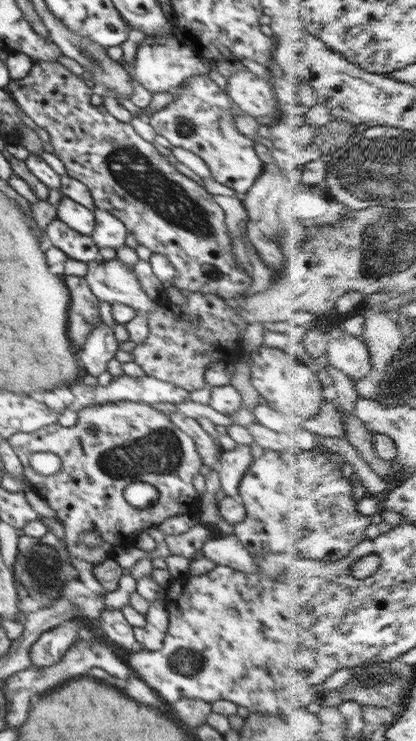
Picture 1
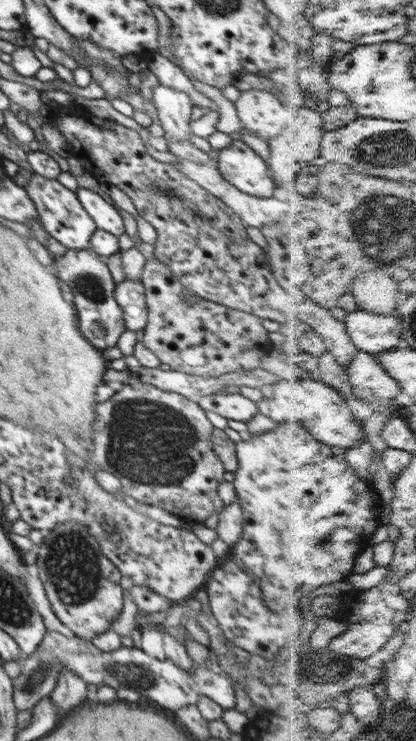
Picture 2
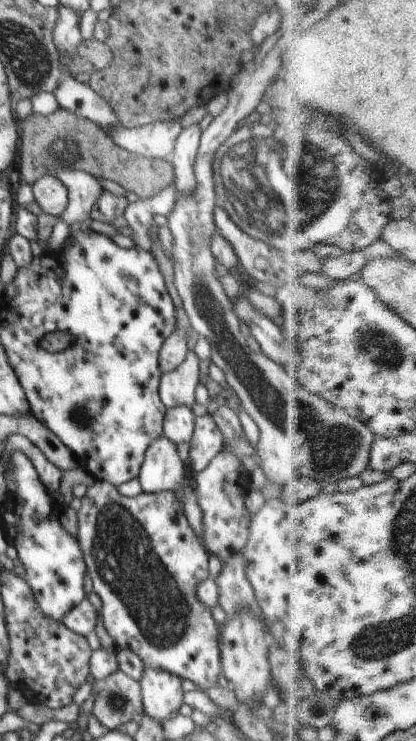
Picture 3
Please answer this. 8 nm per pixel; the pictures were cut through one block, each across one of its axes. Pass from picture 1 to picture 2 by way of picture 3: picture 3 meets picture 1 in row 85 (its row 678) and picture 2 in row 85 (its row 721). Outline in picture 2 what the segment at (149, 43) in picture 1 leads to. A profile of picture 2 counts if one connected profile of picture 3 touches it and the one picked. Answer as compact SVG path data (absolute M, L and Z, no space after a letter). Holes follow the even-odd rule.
M160 83L154 87L153 104L166 140L190 140L192 103L186 93Z

